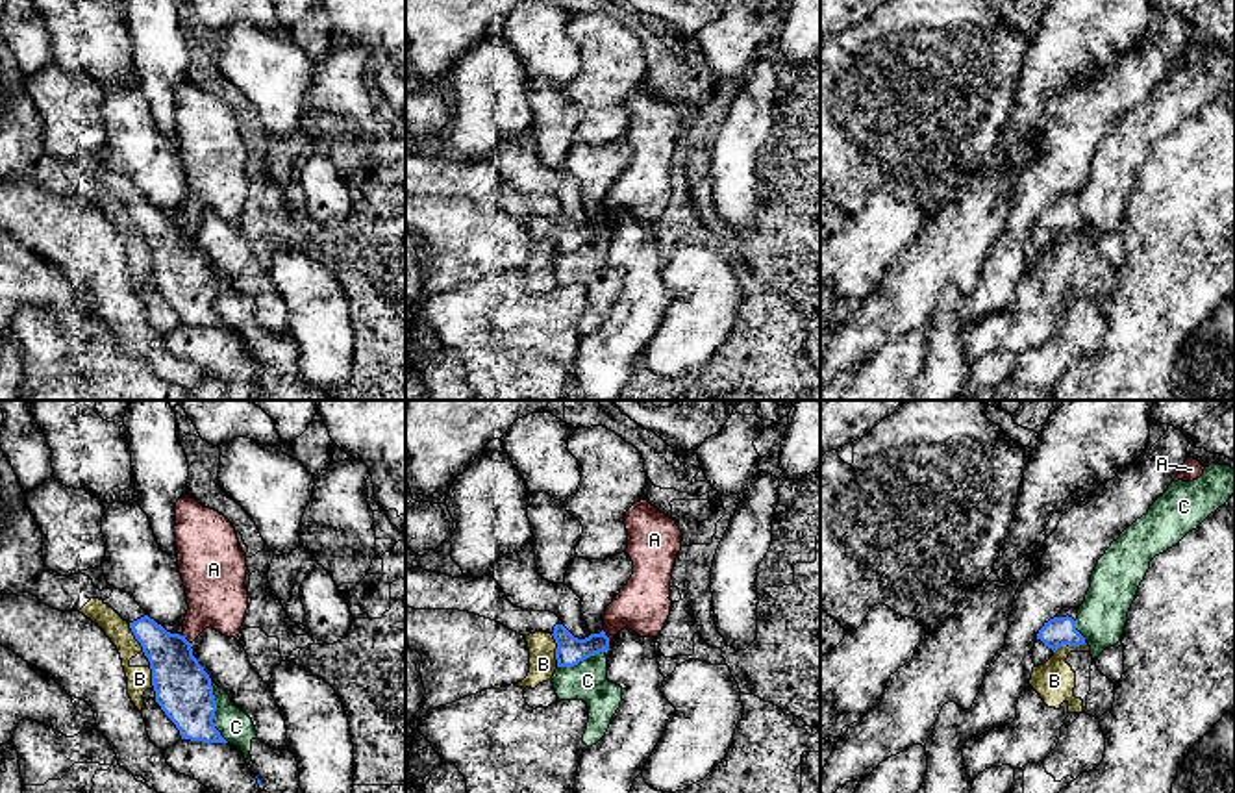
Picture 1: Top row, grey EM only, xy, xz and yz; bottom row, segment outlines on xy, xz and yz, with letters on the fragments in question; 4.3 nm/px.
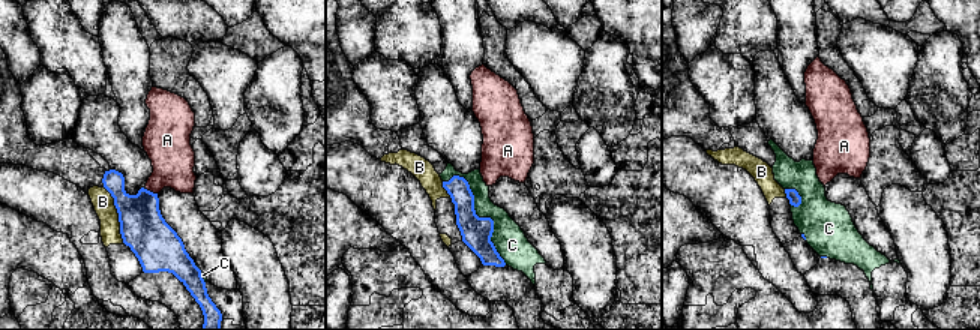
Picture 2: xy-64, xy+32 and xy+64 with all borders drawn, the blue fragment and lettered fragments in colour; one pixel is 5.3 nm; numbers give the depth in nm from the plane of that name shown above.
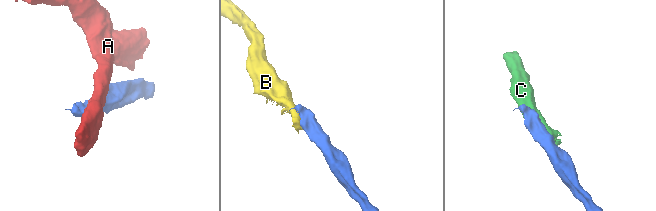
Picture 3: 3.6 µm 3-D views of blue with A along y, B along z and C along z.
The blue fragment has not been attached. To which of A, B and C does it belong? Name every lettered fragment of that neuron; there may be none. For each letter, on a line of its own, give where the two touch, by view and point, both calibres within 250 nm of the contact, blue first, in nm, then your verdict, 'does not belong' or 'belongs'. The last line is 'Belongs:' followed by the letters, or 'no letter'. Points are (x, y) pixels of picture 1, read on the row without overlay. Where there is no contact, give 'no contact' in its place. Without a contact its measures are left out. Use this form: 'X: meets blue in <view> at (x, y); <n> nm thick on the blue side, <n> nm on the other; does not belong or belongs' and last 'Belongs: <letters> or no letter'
A: meets blue in xz at (606, 221); 120 nm thick on the blue side, 240 nm on the other; does not belong
B: meets blue in yz at (1069, 230); 130 nm thick on the blue side, 170 nm on the other; does not belong
C: meets blue in xy at (215, 295); 240 nm thick on the blue side, 150 nm on the other; does not belong
Belongs: no letter

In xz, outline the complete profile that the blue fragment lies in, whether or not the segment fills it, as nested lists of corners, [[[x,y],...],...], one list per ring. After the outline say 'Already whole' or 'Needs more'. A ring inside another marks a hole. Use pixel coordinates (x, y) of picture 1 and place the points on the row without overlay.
[[[420,150],[405,154],[405,193],[459,195],[496,206],[520,220],[552,219],[557,228],[557,252],[574,252],[594,239],[605,237],[609,232],[609,222],[604,215],[578,224],[555,198],[528,196],[513,191],[500,169],[491,161],[452,163],[424,156]]]. Needs more

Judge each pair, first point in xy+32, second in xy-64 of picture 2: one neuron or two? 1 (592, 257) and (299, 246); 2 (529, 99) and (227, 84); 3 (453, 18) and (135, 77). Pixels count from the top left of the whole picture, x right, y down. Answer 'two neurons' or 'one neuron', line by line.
1: two neurons
2: two neurons
3: one neuron

